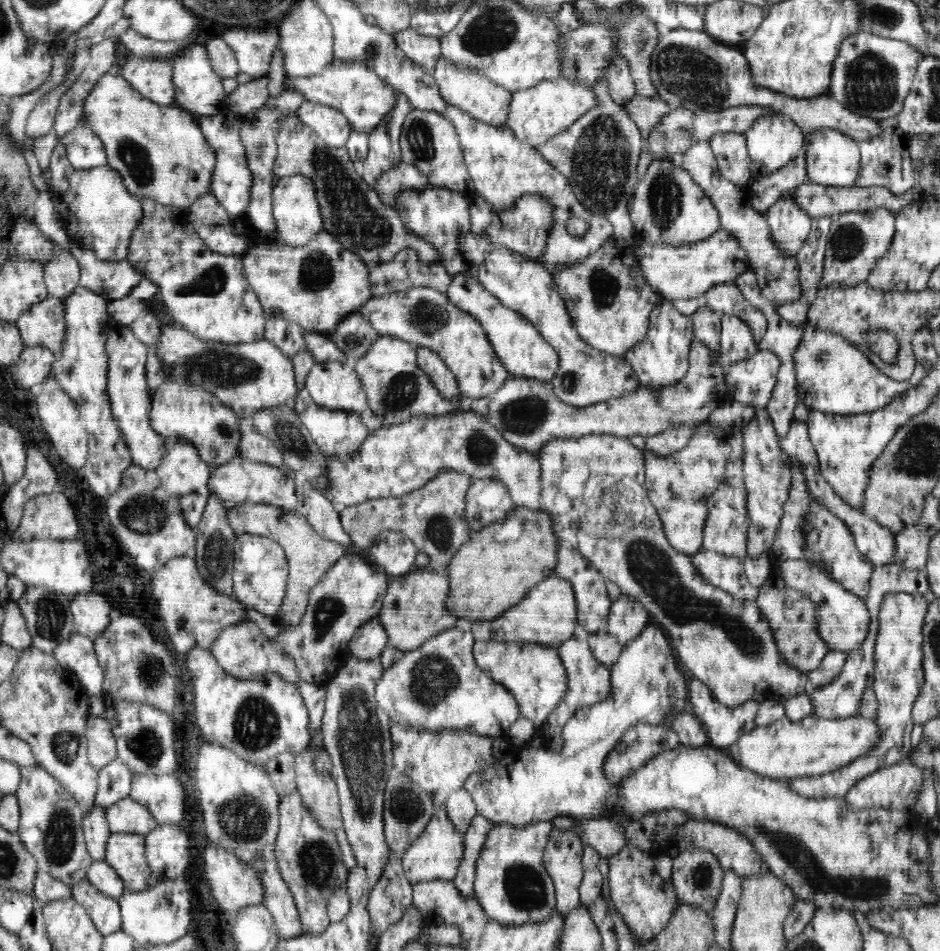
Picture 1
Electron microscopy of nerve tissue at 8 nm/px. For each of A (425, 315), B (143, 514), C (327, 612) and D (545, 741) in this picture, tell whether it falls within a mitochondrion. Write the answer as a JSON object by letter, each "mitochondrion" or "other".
{"A":"mitochondrion","B":"mitochondrion","C":"mitochondrion","D":"other"}

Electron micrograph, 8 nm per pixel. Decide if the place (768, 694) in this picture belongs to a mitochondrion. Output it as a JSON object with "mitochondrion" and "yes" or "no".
{"mitochondrion":"no"}

